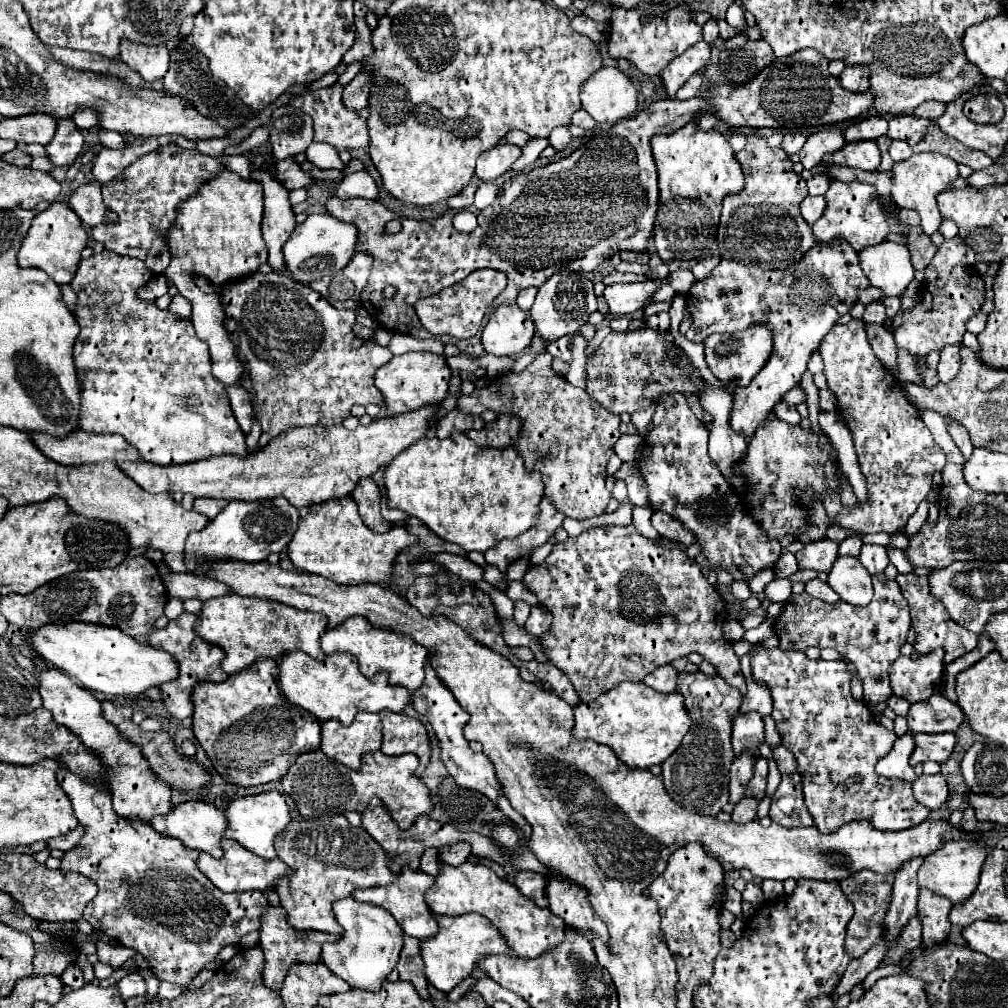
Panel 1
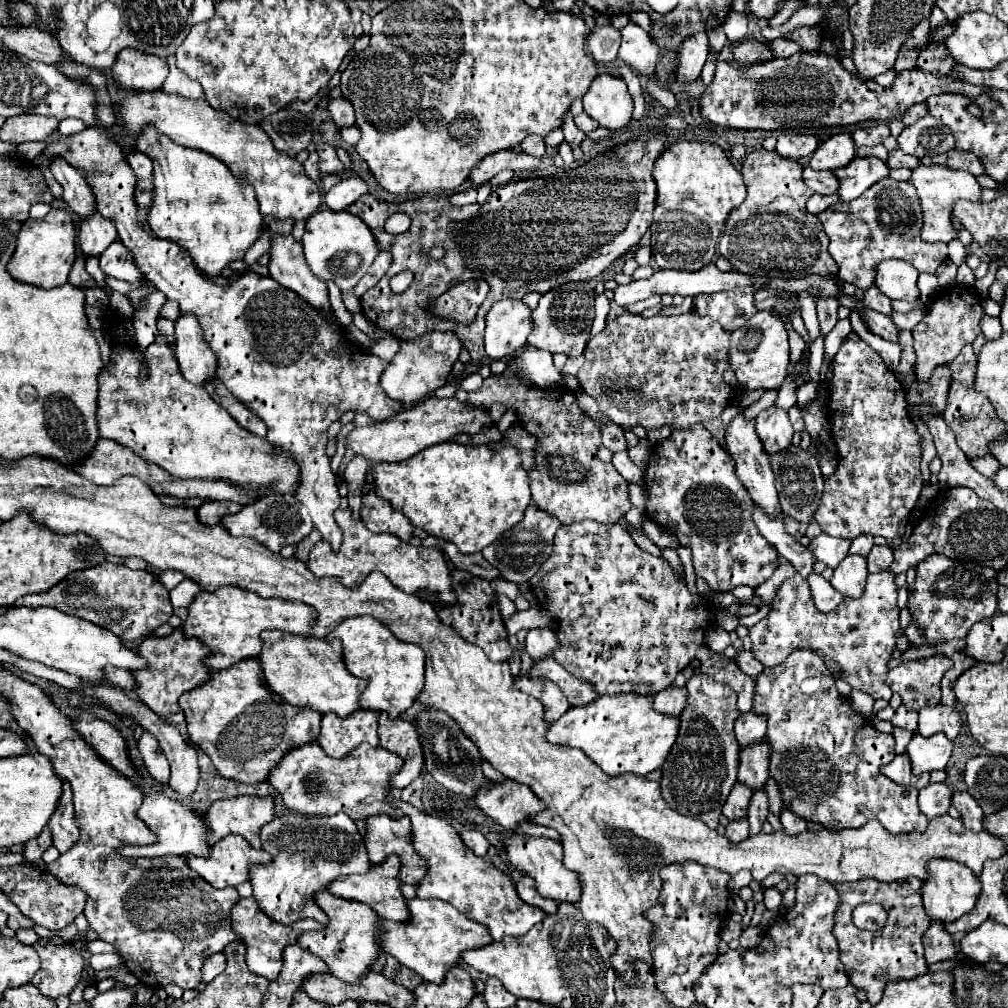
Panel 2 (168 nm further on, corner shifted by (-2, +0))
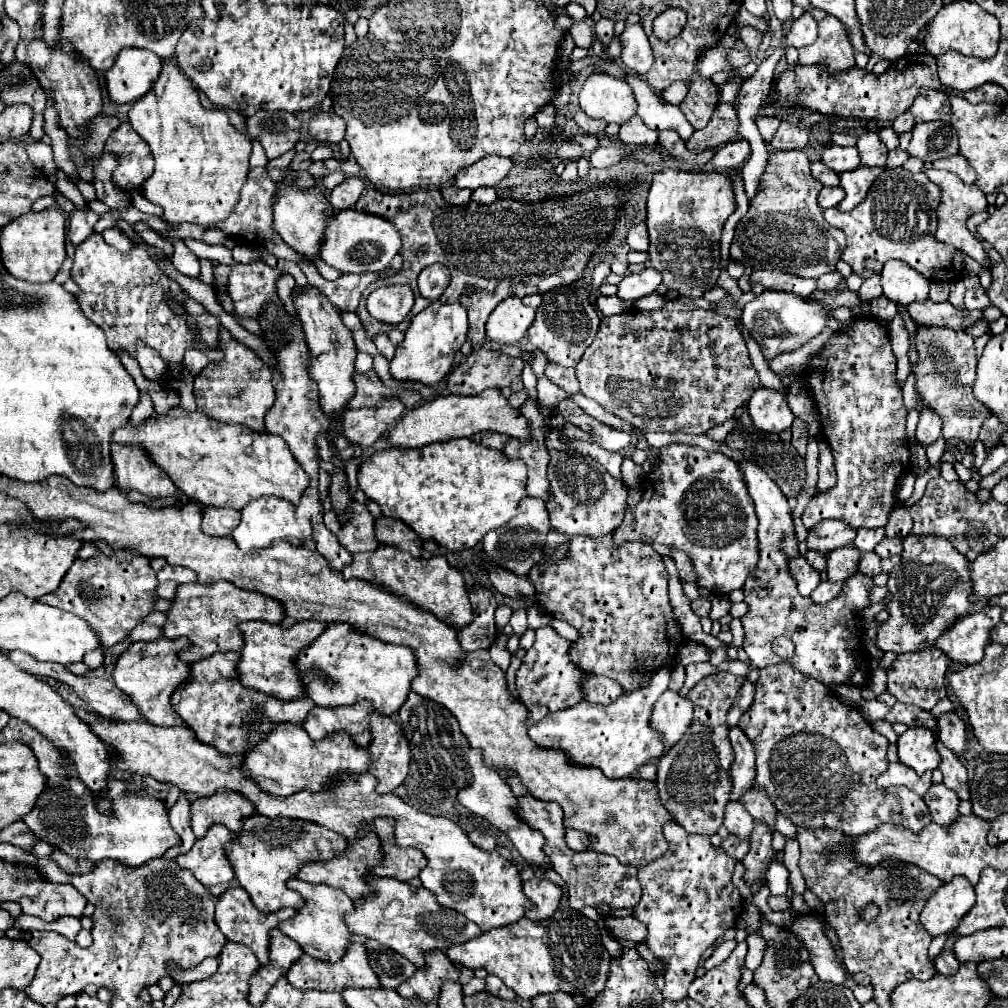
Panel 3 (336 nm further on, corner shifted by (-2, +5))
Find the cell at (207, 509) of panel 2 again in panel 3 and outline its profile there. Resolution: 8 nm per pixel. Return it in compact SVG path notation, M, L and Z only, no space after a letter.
M207 506L203 510L201 528L209 536L229 536L233 532L233 528L239 524L239 520L241 520L241 512L239 510Z

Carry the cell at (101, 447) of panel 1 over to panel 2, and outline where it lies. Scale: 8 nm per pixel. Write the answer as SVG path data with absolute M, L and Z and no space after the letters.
M99 439L95 451L89 455L87 461L75 467L75 473L105 487L113 485L123 475L135 475L149 487L169 481L169 475L163 469L147 463L145 459L131 453L127 447L109 439Z

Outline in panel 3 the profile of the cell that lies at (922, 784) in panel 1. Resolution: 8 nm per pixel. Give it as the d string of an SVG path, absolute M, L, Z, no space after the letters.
M933 784L927 794L923 796L933 822L937 824L951 824L951 820L955 820L955 816L959 816L957 806L959 806L959 798L955 792L951 792L945 784Z

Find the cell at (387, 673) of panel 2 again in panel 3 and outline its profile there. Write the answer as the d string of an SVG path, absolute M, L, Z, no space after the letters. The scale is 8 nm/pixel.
M347 622L329 624L327 630L299 654L299 664L303 664L303 672L309 672L311 664L323 668L323 680L311 680L311 672L307 674L307 696L317 706L335 708L369 700L375 710L387 716L393 716L405 704L411 682L419 676L415 650L381 642L351 628Z

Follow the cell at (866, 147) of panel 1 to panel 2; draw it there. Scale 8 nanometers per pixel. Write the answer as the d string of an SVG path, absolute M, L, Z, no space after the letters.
M855 157L851 165L835 169L835 175L839 179L839 199L843 203L849 203L865 193L879 179L887 177L889 167L877 157Z

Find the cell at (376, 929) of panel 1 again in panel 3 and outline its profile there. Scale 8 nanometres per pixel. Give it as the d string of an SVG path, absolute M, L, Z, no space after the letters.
M299 878L289 880L287 886L305 898L305 906L301 910L297 910L297 916L293 916L291 920L285 920L279 926L279 930L283 930L285 936L295 940L307 954L311 954L317 960L323 960L323 962L341 960L343 954L347 952L347 946L351 944L351 936L353 936L345 924L345 914L355 910L353 900L347 898L345 892L341 892L341 890L329 888L325 884L309 884Z

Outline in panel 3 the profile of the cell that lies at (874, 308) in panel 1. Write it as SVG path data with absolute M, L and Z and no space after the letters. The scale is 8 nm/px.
M875 274L873 278L869 278L869 280L865 280L863 282L863 286L861 286L861 290L859 290L859 298L863 300L863 302L871 302L873 298L877 298L877 296L881 296L883 292L881 292L881 288L879 288L879 274Z

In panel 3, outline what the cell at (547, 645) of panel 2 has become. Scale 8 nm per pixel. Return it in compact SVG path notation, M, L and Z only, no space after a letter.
M541 626L535 630L535 644L527 650L515 678L515 688L519 692L519 698L529 708L529 726L537 724L545 716L565 710L569 706L575 706L583 700L581 682L587 676L587 672L579 672L575 664L569 660L569 646L571 642L561 638L551 626Z

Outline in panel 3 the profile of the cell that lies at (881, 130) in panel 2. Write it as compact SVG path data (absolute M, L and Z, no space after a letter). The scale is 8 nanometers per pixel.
M869 128L859 136L857 150L861 154L861 162L867 166L885 166L887 146L879 138L879 128Z

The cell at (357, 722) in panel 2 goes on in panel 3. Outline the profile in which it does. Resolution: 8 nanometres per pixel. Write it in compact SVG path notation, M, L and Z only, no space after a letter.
M353 704L353 706L337 706L337 708L321 708L315 706L307 720L303 722L303 728L313 740L323 740L331 736L331 732L351 732L355 736L355 742L359 746L369 746L371 734L369 734L369 714L373 712L373 704Z

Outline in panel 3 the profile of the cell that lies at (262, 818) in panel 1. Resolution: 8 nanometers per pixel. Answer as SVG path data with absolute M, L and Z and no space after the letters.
M223 790L223 792L217 792L215 796L197 798L191 804L191 812L193 812L191 826L193 826L193 832L197 838L203 838L205 832L209 830L209 826L213 826L213 824L223 824L229 830L241 834L243 820L247 816L253 816L255 810L257 810L255 804L251 804L239 792Z

